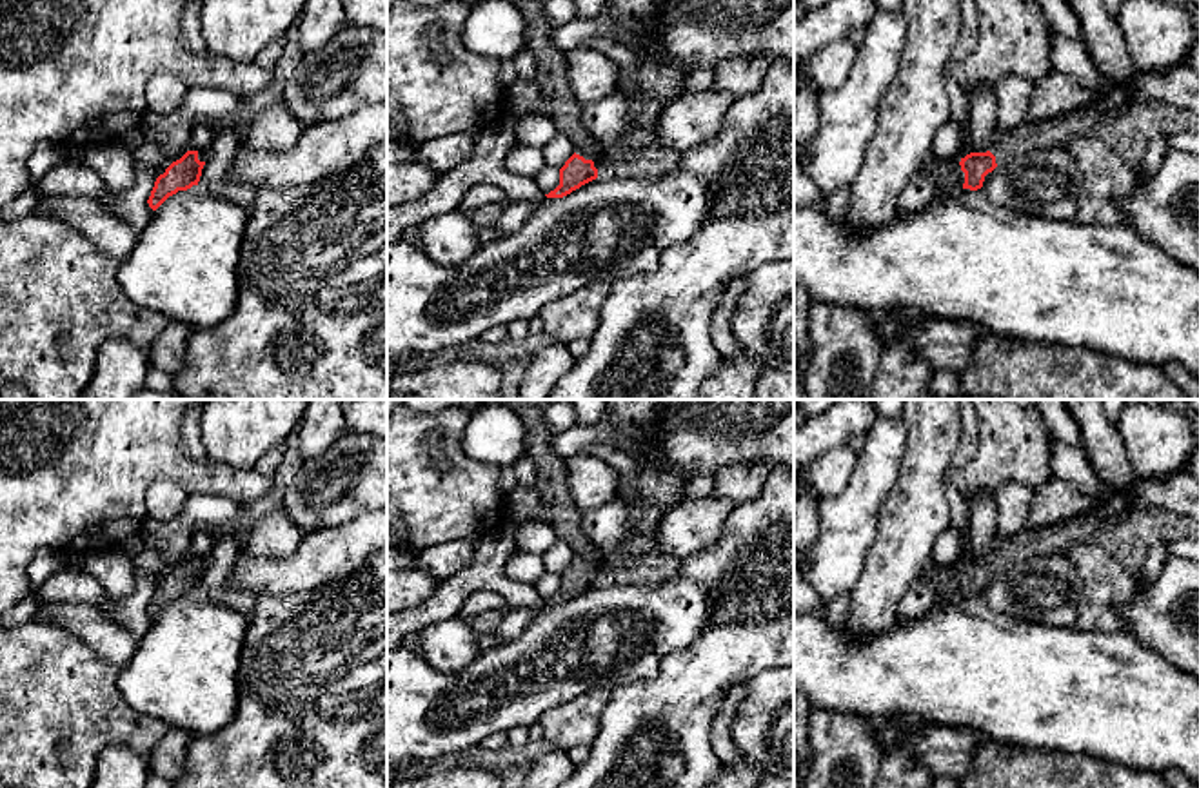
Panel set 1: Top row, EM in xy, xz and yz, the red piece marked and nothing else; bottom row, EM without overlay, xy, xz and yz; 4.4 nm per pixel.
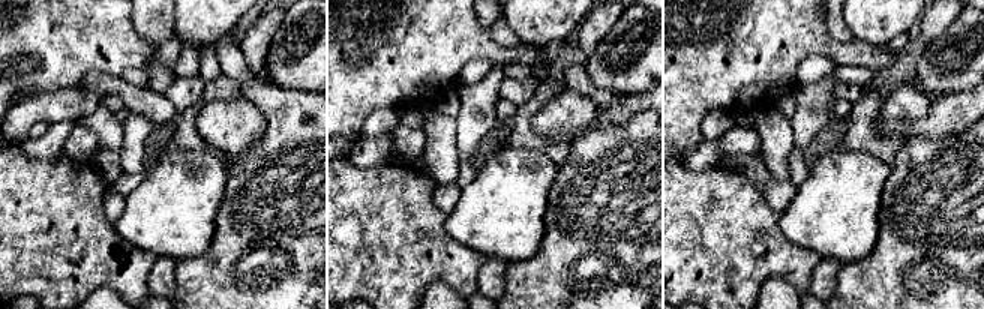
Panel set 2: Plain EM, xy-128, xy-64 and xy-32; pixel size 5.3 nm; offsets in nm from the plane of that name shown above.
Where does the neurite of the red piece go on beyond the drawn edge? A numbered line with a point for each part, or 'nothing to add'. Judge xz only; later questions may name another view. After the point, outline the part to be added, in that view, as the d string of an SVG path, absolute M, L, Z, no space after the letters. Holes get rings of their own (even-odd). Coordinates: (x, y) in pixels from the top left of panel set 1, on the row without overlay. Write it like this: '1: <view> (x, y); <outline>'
1: xz (554, 503); M483 399L503 405L523 423L523 456L534 461L538 512L565 539L574 559L596 568L603 550L583 532L581 510L576 507L567 483L567 459L552 450L552 432L545 423L549 399Z

